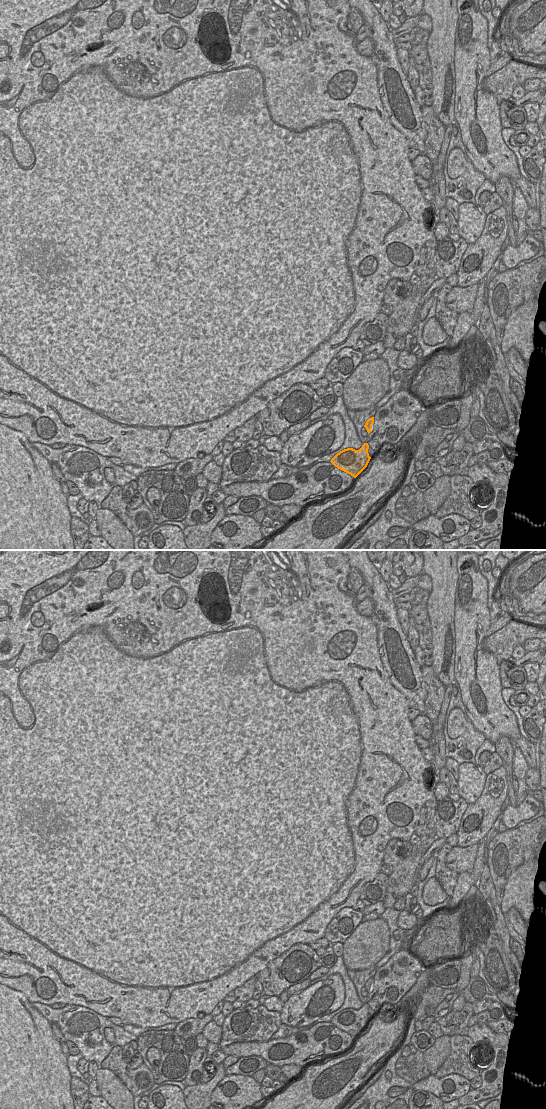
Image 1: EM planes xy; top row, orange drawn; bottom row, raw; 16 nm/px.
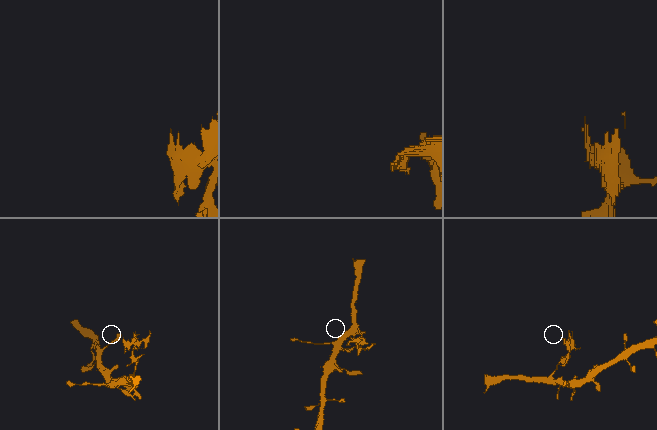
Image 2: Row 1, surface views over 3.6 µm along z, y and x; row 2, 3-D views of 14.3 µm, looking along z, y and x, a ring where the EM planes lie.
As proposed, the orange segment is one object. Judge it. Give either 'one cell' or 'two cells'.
two cells

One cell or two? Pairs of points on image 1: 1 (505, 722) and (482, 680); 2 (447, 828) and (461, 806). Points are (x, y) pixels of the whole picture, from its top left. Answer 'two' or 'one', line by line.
1: one
2: one

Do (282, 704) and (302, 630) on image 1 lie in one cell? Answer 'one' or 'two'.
one

